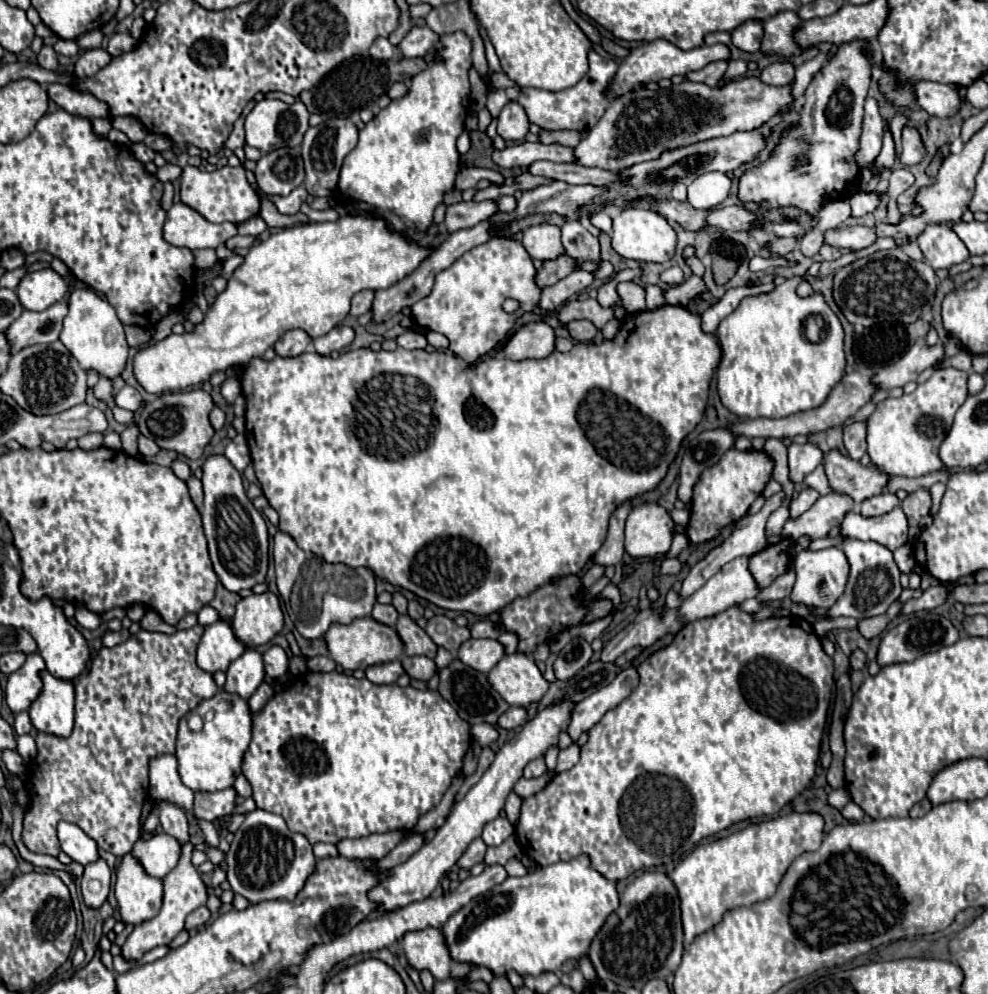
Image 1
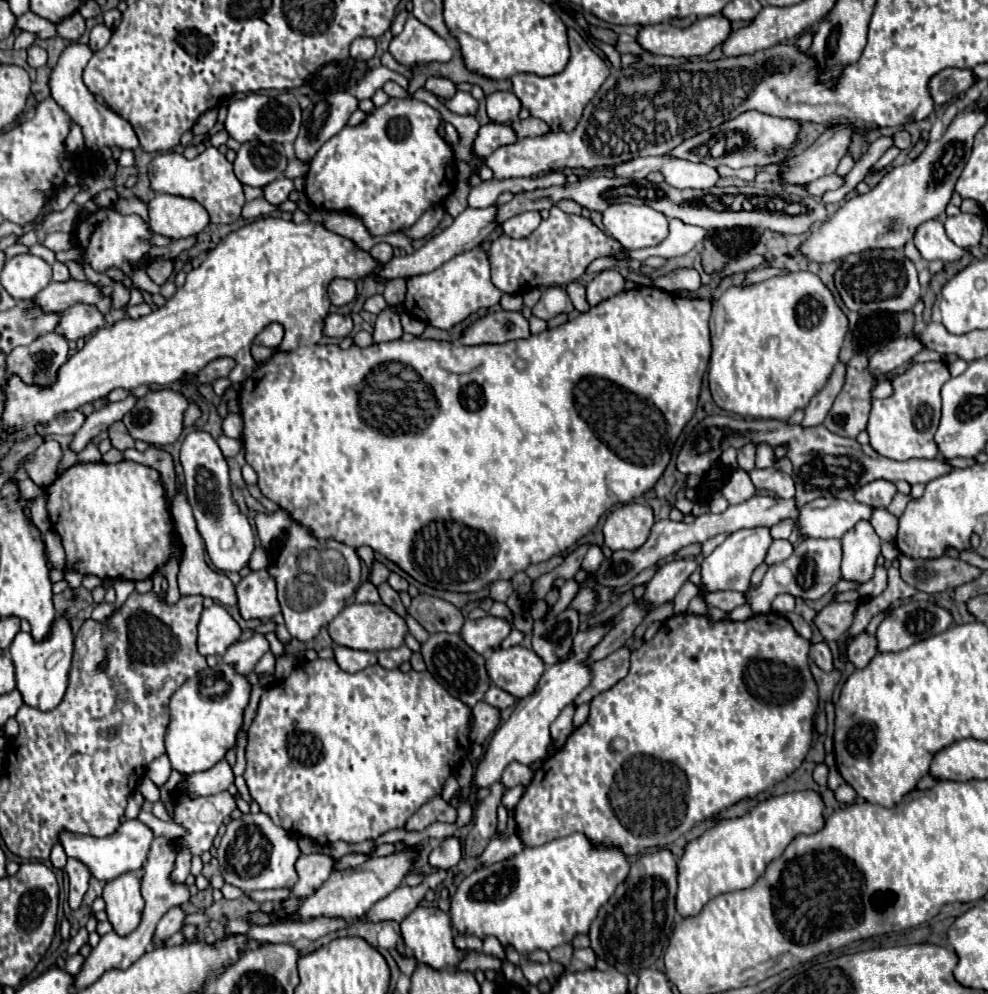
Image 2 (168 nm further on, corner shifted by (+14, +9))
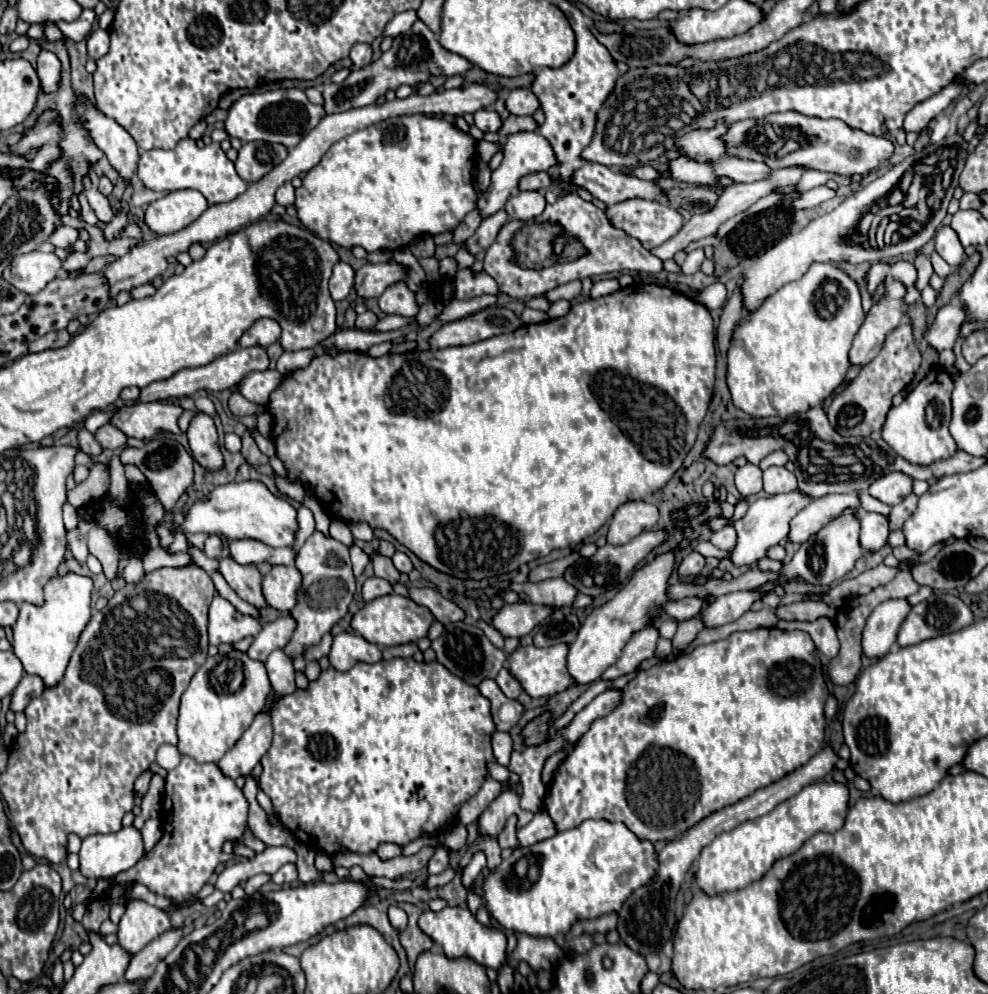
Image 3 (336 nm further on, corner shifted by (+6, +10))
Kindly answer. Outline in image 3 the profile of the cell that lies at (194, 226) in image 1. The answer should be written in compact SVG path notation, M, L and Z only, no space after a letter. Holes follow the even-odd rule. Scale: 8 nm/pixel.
M196 190L168 192L146 208L144 224L156 234L174 234L190 226L208 208L206 198Z

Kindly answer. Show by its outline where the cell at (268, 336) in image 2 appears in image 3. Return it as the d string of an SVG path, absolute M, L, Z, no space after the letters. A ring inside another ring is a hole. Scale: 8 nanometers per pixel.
M260 318L256 320L248 332L244 332L244 336L240 336L238 340L238 348L246 348L246 346L270 346L272 342L276 342L280 338L280 326L276 320L270 318Z

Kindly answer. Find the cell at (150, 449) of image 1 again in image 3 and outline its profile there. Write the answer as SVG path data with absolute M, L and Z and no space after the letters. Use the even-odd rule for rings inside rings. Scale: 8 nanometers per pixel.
M104 424L104 428L98 428L94 438L100 442L102 448L116 450L116 448L124 448L126 446L126 436L118 428L114 428L112 424Z

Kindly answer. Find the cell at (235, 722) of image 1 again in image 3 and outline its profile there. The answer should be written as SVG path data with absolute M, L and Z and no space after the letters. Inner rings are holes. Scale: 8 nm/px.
M246 652L208 656L182 694L178 716L178 750L194 758L198 764L218 762L238 742L244 730L248 730L252 718L264 708L270 692L272 684L264 662L252 660Z

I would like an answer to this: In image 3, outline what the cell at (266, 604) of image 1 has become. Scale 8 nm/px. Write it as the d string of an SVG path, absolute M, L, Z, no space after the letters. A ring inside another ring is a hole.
M272 566L272 570L264 576L262 592L268 606L280 612L290 612L296 606L300 584L302 576L296 566Z

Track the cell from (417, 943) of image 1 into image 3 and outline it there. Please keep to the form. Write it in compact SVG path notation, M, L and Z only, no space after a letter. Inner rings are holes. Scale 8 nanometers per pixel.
M446 906L444 910L440 912L432 912L432 910L426 910L422 916L420 916L420 928L434 940L442 946L444 954L448 958L462 958L462 956L468 956L472 960L476 960L478 964L482 966L488 966L488 968L494 968L498 970L498 966L504 964L506 960L506 934L500 930L500 928L494 928L494 926L484 926L476 920L476 916L468 910L468 908L460 908L460 906Z

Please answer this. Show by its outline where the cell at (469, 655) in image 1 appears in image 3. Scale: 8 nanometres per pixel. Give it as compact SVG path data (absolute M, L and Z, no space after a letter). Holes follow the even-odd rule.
M530 600L524 602L516 602L516 604L506 604L498 616L494 616L494 626L502 632L504 638L508 636L526 636L528 632L532 632L532 628L542 622L544 618L548 618L554 612L552 606L544 606L544 604L532 604Z

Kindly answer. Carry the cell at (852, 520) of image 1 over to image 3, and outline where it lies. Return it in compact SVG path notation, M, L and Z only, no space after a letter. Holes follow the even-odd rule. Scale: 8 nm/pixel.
M832 494L822 496L820 500L812 500L804 510L800 510L792 522L788 532L788 542L806 542L812 534L816 534L824 524L836 518L844 508L860 508L858 496L854 494Z

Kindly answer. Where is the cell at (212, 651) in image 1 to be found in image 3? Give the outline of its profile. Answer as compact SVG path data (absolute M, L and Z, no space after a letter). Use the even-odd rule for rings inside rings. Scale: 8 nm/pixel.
M214 596L208 612L209 644L232 644L260 632L260 622L254 616L240 614L226 598Z

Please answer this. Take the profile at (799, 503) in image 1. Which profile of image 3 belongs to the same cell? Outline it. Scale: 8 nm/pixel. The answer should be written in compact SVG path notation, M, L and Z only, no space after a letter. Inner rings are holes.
M770 466L764 470L764 490L766 494L784 494L796 490L796 476L784 466Z

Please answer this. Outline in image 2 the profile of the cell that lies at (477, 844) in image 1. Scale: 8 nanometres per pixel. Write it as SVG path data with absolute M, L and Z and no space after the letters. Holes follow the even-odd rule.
M448 837L430 853L428 861L436 869L450 869L460 861L460 857L462 857L462 841L458 837Z

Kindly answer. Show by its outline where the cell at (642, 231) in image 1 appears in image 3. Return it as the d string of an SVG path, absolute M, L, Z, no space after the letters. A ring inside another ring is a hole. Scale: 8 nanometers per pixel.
M632 198L608 206L606 218L610 220L610 224L628 222L614 226L624 230L628 236L634 236L640 242L644 242L646 248L660 246L662 242L678 234L684 224L682 214L678 210L664 206L656 200L644 200L644 198Z

